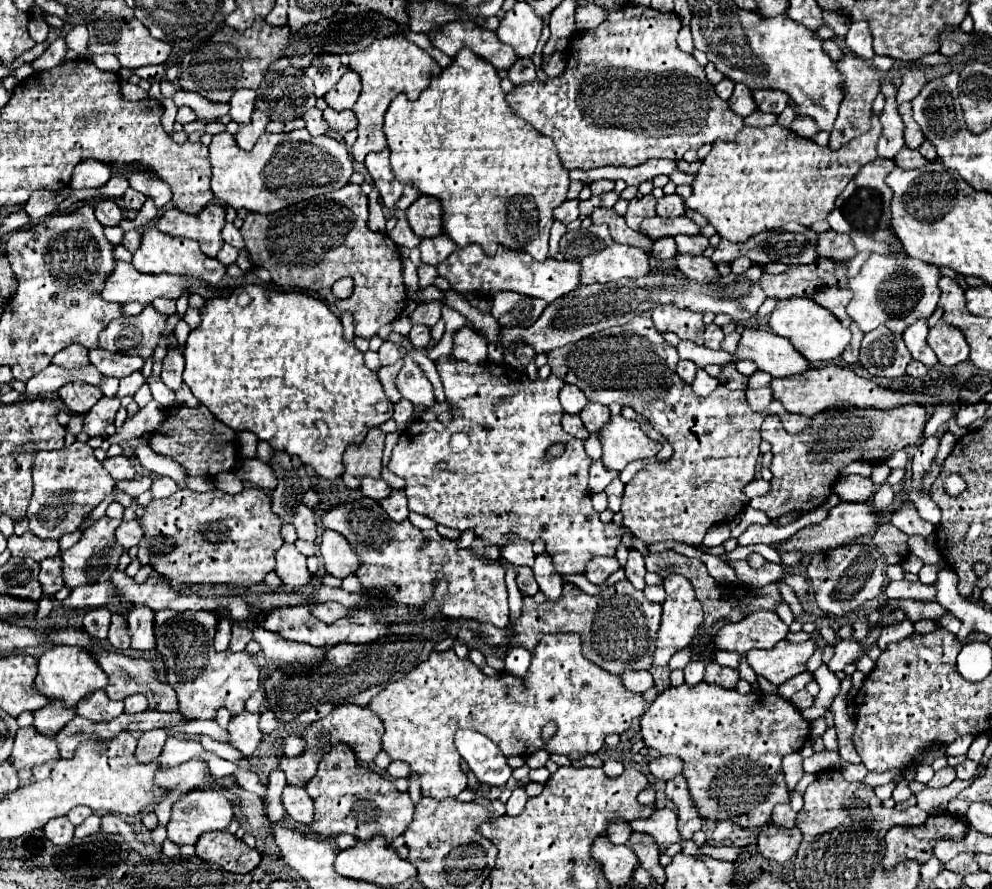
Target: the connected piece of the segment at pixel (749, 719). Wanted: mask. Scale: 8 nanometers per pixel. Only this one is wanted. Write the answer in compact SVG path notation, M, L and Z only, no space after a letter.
M704 682L694 688L672 686L658 694L640 728L646 746L684 760L682 774L700 818L730 820L740 828L764 826L776 804L790 802L780 762L786 754L798 752L810 734L800 710L778 694L740 694Z

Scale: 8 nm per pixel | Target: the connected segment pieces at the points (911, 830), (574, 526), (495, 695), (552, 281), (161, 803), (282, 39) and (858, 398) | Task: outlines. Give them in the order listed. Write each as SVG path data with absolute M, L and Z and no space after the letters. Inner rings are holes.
M950 814L928 816L922 826L894 826L884 838L886 854L882 858L882 866L884 870L892 870L892 866L906 860L916 860L922 864L928 860L924 858L928 846L936 840L962 840L966 836L966 828L968 820L964 816Z
M440 356L436 370L444 384L446 402L452 408L450 424L412 420L400 434L388 462L388 468L406 480L408 508L432 518L436 524L460 532L472 530L486 546L504 548L510 538L530 542L542 538L558 574L580 574L594 556L614 556L624 530L614 522L600 522L598 512L592 508L588 494L588 468L592 460L584 452L584 442L570 438L562 430L564 410L558 400L558 392L564 386L562 378L550 374L546 380L530 380L524 370L516 370L506 362L468 364L454 356ZM456 432L464 432L470 438L470 446L464 452L452 452L450 448L450 436ZM552 444L564 444L562 456L546 458L546 450ZM438 462L444 462L446 468L438 470Z
M546 634L546 636L538 642L536 652L532 654L532 662L530 662L530 666L528 666L526 678L518 678L518 676L512 676L512 674L508 674L508 672L498 672L496 676L486 676L478 666L472 664L470 658L464 658L464 660L462 660L462 658L456 656L454 650L430 652L430 656L428 656L426 662L422 662L422 664L416 666L410 674L394 680L394 682L390 682L384 690L380 690L380 692L370 700L368 708L370 708L370 710L382 720L382 724L384 724L382 750L384 750L392 760L402 760L402 762L406 762L406 764L410 766L410 774L420 778L422 796L430 796L430 798L442 800L442 798L448 798L448 796L454 798L454 796L458 796L458 794L466 788L466 778L462 778L464 770L458 770L458 768L460 768L460 762L462 762L462 756L458 754L458 750L456 750L456 746L454 746L454 734L456 734L456 730L466 730L466 728L468 728L468 730L476 730L476 732L488 736L488 738L506 754L506 758L508 758L508 756L526 756L528 750L530 750L530 754L534 754L534 752L538 752L538 750L546 750L546 752L550 752L550 754L552 754L552 752L564 754L564 756L568 756L570 760L580 760L580 758L586 756L586 754L596 754L596 752L604 746L604 736L608 736L608 734L614 732L614 712L644 712L644 710L648 708L648 702L642 700L640 694L628 692L628 690L622 686L622 682L620 682L618 676L614 676L614 674L598 668L594 662L586 660L586 658L582 656L582 650L580 650L580 638L578 638L578 634ZM548 722L556 722L556 724L558 724L558 732L556 732L550 740L544 742L542 736L540 736L540 732L542 732L544 724L548 724Z
M470 244L466 248L454 250L450 254L450 258L446 262L442 262L436 270L460 294L486 292L486 294L494 296L496 292L502 292L502 290L514 290L514 292L520 292L526 296L542 298L550 304L556 298L562 298L564 294L568 294L580 286L582 266L578 266L578 262L550 260L550 258L544 262L538 262L526 252L516 252L516 250L506 250L506 248L498 248L498 252L494 256L486 256L480 246Z
M190 760L190 762L184 762L180 766L158 772L156 782L160 786L168 788L168 792L158 800L158 804L154 808L158 822L162 826L168 824L170 808L180 798L180 794L186 794L186 792L190 792L192 788L198 788L198 786L204 786L204 770L206 770L204 760Z
M262 18L244 30L236 32L230 26L222 26L214 38L206 42L204 48L184 56L180 64L180 86L188 92L198 92L210 102L228 102L234 90L250 88L256 90L268 72L268 66L282 58L282 50L288 42L288 28L272 28Z
M824 366L824 368L812 368L806 370L804 374L796 374L796 376L788 376L788 378L774 378L770 382L770 390L772 390L772 398L782 402L782 406L786 408L786 412L790 414L802 414L802 416L816 416L818 412L826 410L828 406L836 404L836 402L848 402L854 406L862 406L862 408L878 408L878 410L890 410L894 406L900 406L904 402L918 402L918 404L932 404L934 398L930 396L922 396L922 394L904 394L904 392L894 392L888 388L880 388L874 382L860 378L858 374L854 374L850 368L840 368L840 366Z

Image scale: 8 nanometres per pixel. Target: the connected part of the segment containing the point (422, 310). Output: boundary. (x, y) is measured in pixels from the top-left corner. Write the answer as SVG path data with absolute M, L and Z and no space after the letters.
M424 302L424 304L418 304L416 310L410 314L410 322L412 324L434 326L440 320L440 310L442 310L442 302Z

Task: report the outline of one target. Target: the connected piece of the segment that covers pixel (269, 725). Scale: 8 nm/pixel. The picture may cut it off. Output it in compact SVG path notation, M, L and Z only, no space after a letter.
M270 710L260 712L260 730L262 730L264 734L274 732L278 726L280 726L280 724L278 724L278 720L276 720L276 714L274 714L274 712L270 712Z

